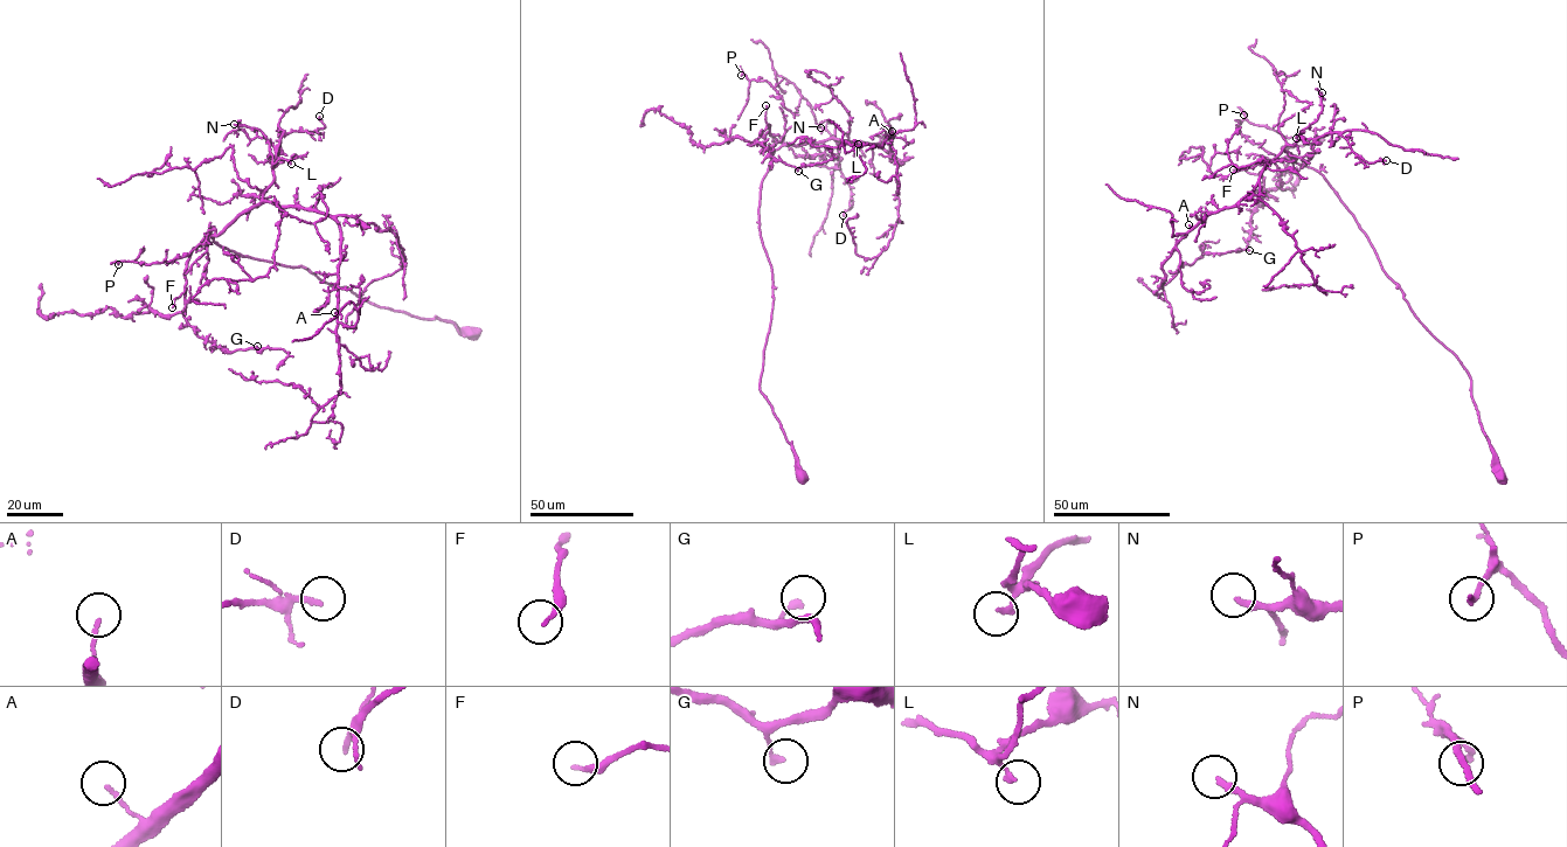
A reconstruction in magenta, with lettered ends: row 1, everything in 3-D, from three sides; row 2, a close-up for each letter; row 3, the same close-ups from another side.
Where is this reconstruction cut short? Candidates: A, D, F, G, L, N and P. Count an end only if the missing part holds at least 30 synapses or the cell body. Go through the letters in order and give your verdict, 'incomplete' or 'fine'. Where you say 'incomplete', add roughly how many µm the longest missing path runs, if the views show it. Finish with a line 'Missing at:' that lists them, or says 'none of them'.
A: fine
D: fine
F: fine
G: fine
L: fine
N: incomplete; missing 50 µm
P: fine
Missing at: N

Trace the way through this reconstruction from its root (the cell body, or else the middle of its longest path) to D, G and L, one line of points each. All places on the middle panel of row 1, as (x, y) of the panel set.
D: (803, 477), (760, 388), (774, 299), (758, 210), (774, 152), (841, 144), (852, 202), (843, 215)
G: (803, 477), (760, 388), (774, 299), (758, 210), (771, 155), (785, 144), (767, 125), (755, 140), (798, 171)
L: (803, 477), (760, 388), (774, 299), (758, 229), (761, 189), (783, 145), (832, 137), (858, 144)

